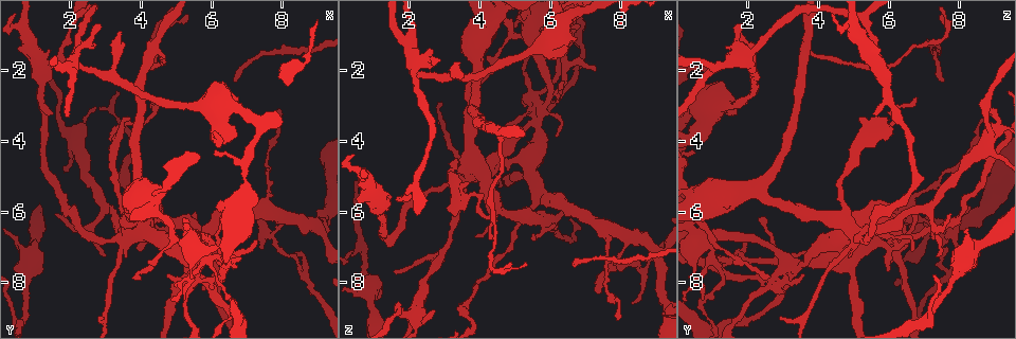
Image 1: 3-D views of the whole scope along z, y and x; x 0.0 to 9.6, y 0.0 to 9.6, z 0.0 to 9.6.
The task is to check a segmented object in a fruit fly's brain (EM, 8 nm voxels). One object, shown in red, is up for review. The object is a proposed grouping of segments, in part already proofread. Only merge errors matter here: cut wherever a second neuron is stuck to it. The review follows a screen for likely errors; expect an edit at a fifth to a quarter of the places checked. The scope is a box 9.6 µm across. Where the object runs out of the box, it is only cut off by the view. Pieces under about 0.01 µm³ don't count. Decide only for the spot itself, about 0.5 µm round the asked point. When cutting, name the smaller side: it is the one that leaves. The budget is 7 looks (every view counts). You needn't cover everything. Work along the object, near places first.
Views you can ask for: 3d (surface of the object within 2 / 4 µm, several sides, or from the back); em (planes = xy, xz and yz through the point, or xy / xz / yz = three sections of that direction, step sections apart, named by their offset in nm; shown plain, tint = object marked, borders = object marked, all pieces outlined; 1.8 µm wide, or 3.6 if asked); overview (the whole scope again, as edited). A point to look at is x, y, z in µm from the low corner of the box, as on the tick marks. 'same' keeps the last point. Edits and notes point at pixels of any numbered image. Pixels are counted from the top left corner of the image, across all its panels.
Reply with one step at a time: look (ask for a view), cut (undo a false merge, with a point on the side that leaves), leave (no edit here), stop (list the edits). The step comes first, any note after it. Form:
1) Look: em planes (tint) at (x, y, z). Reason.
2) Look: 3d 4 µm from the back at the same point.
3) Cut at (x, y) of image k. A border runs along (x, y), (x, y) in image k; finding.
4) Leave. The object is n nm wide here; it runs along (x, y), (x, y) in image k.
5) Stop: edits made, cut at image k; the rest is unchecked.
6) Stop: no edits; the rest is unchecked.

Look: 3d 4 µm from the back at (6.25, 7.80, 1.45). Three-way junction.

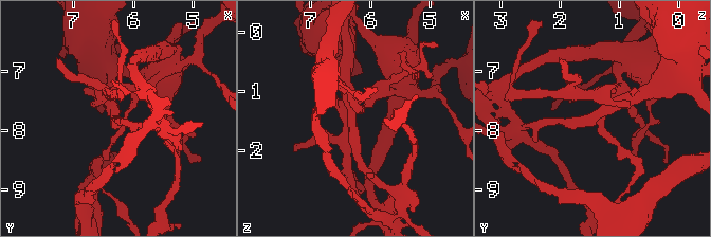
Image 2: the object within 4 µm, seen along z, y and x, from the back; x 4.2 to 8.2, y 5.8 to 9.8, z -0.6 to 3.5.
Look: em planes (tint) at (6.30, 7.80, 1.50). 3 arms meet here.

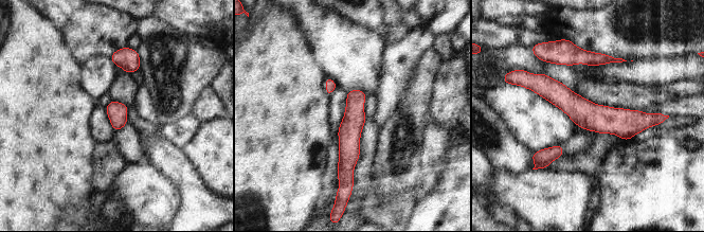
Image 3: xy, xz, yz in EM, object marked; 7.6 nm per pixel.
Leave. It runs along (533, 87), (594, 118), (653, 119) in image 3; all the same neuron.

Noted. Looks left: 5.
Look: em planes (tint) at (4.25, 1.50, 3.65). Three arms meet.

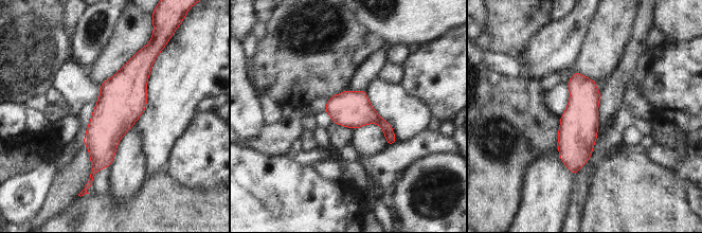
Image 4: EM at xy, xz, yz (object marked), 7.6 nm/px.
Leave. It runs along (144, 60), (102, 136), (94, 169) in image 4; continuous, no second neuron.

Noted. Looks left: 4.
Look: 3d 4 µm at (2.10, 1.80, 2.00). Four or more arms meet.

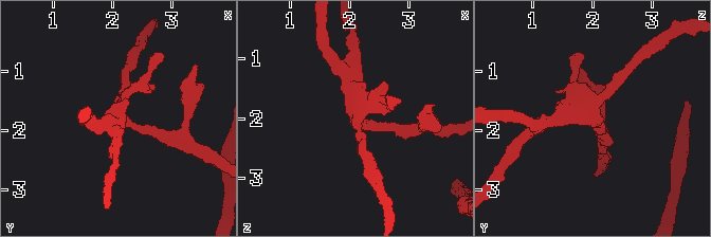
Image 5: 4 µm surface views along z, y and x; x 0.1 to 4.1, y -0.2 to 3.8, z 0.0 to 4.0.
Look: em planes (plain) at (2.15, 1.80, 2.05). 4 arms meet here.

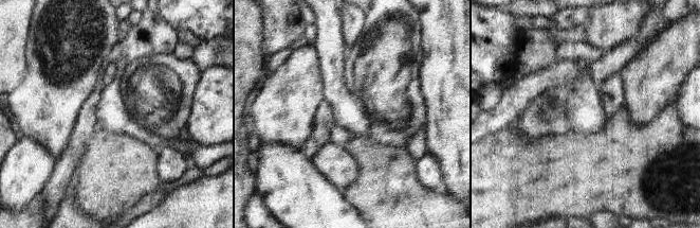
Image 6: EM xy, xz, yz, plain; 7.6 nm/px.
Look: em planes (tint) at the same point.

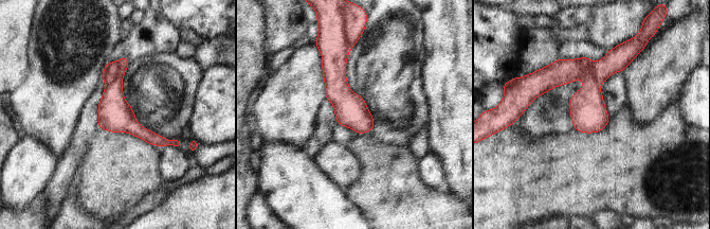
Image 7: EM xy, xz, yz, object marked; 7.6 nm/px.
Leave. All the same neuron.

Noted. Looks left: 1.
Stop: no edits; the rest is unchecked.

